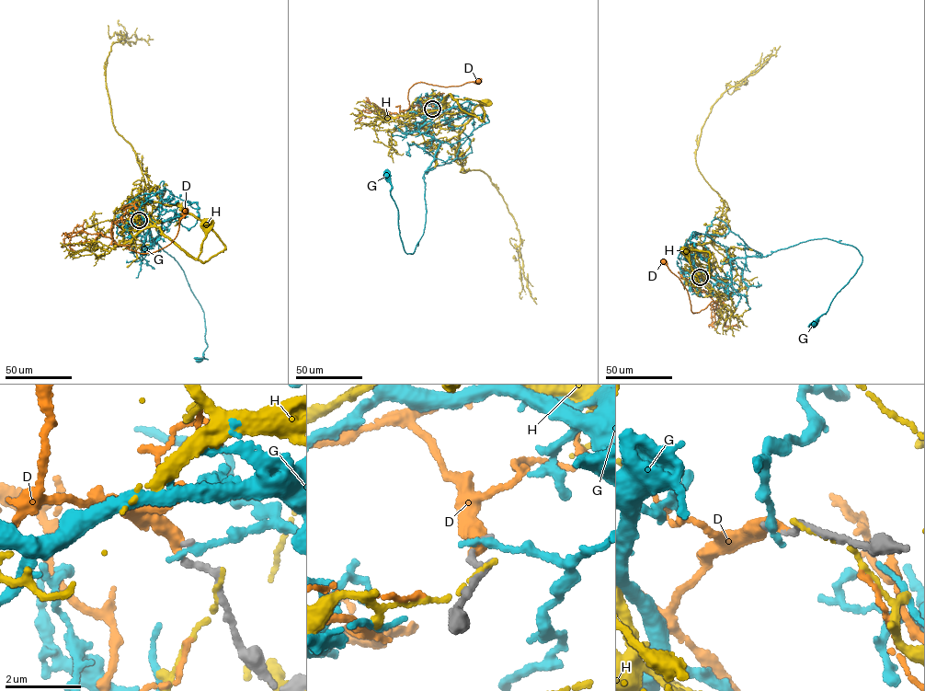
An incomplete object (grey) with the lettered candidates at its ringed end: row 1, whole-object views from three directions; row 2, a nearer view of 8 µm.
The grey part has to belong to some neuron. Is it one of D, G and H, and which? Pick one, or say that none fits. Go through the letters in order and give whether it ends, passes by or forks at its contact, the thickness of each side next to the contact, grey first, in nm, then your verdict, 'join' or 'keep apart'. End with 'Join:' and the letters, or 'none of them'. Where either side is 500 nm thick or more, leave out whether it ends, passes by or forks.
D: it ends there; 180 nm thick on the grey side, 320 nm on the other; join
G: it ends there; 110 nm thick on the grey side, 200 nm on the other; keep apart
H: it ends there; 160 nm thick on the grey side, 110 nm on the other; keep apart
Join: D

